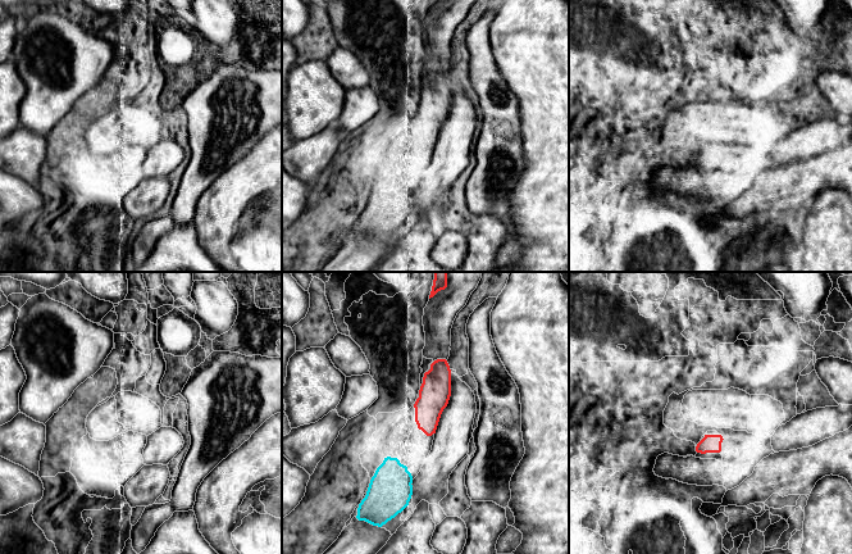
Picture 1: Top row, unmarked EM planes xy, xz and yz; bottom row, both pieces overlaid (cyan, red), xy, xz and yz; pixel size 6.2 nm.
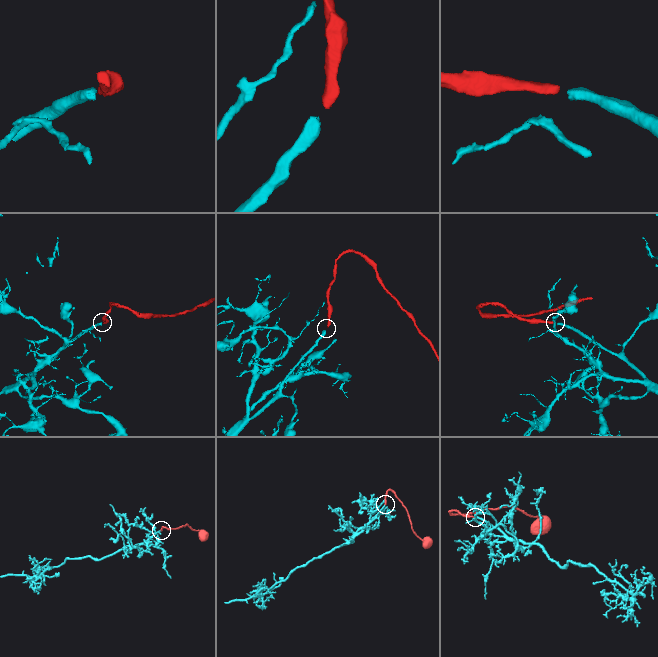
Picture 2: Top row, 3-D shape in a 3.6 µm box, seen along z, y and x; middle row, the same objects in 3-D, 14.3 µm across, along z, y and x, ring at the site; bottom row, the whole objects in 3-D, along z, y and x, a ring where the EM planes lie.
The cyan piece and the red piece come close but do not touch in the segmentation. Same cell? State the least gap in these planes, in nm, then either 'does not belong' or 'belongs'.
240 nm | belongs

